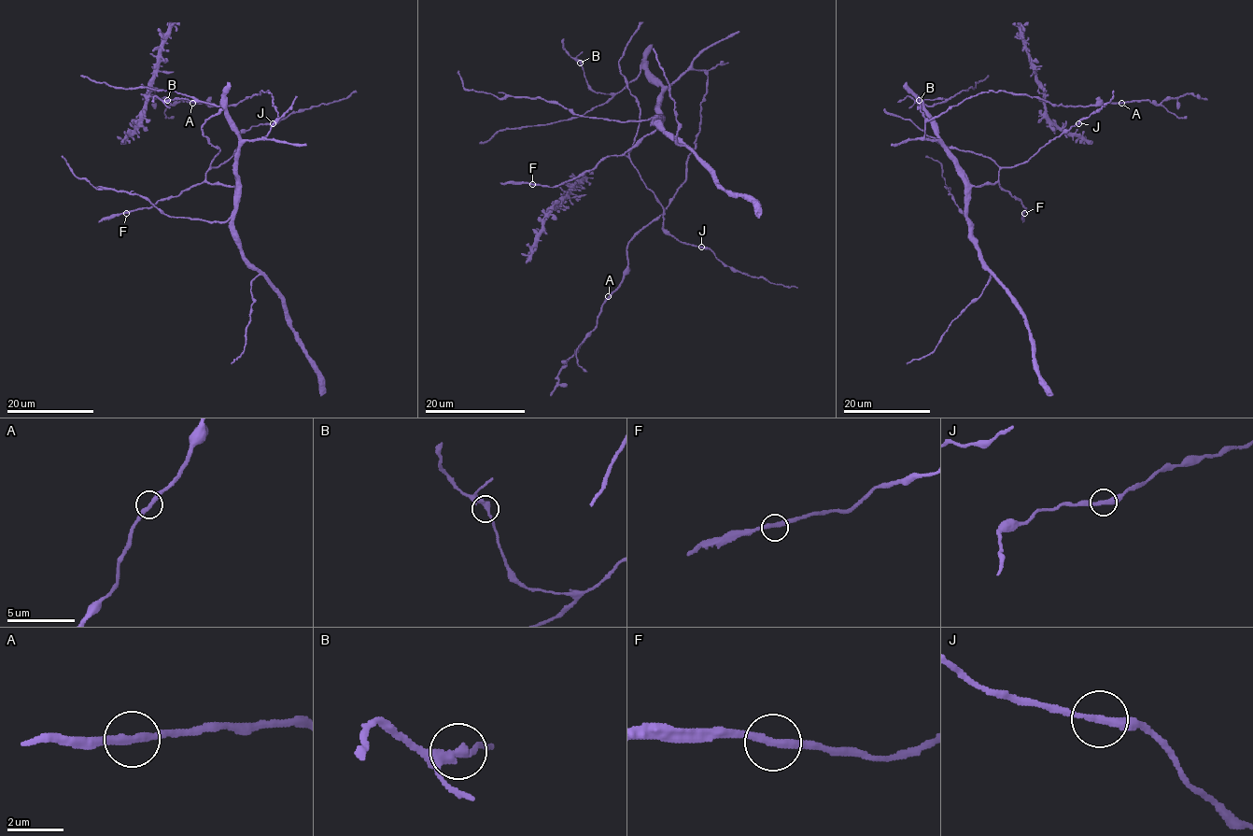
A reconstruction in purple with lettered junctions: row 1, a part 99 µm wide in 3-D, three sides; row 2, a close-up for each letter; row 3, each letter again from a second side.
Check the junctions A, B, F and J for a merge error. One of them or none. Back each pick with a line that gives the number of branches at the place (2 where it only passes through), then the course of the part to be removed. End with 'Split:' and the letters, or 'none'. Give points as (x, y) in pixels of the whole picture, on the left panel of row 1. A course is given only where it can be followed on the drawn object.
Split: none

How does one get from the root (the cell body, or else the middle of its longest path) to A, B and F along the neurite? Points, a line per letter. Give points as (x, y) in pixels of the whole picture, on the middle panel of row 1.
A: (692, 69), (706, 73), (707, 92), (685, 181), (669, 205), (629, 242), (627, 273), (608, 296)
B: (692, 69), (683, 72), (665, 87), (642, 68), (640, 73), (621, 91), (604, 94), (591, 88), (580, 63)
F: (692, 69), (683, 72), (662, 92), (659, 125), (631, 148), (606, 157), (591, 170), (558, 185), (532, 184)

